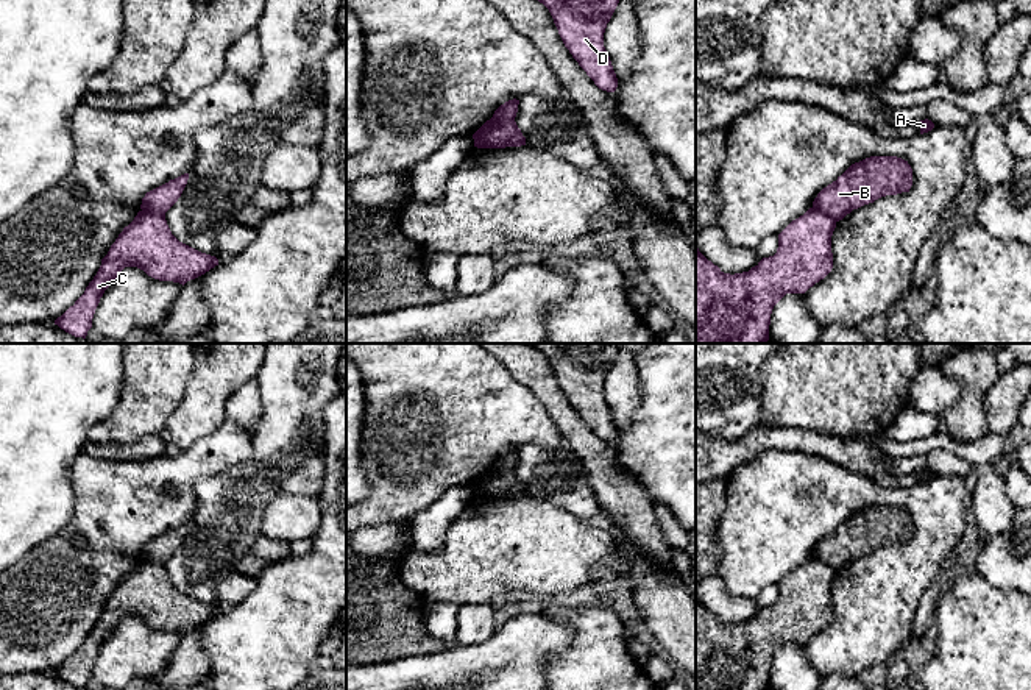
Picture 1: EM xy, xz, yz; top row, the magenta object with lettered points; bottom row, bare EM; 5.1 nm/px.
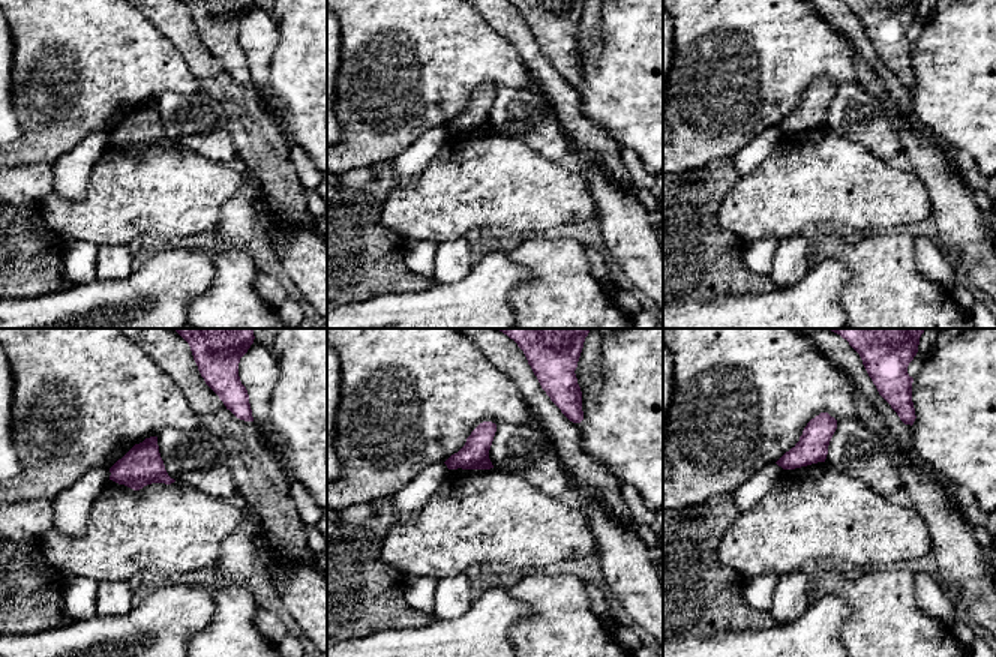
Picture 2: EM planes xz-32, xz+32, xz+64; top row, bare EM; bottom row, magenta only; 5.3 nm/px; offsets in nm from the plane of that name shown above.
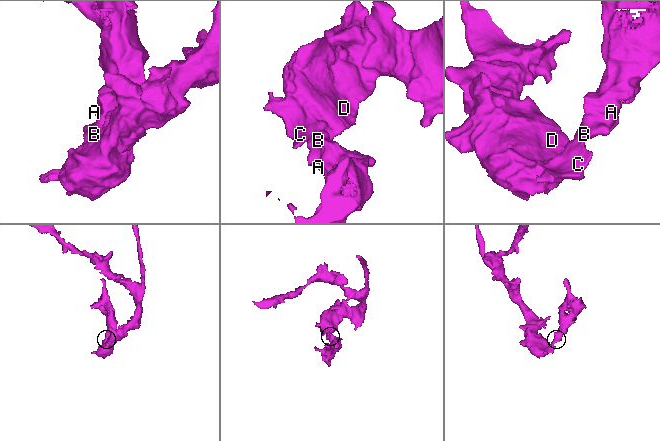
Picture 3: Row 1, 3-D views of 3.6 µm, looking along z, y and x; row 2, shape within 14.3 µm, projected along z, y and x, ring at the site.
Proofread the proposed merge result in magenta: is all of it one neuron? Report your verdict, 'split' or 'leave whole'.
split

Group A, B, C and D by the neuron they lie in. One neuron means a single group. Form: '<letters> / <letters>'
A B / C D

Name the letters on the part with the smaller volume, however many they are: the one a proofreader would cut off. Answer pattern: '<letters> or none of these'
A, B

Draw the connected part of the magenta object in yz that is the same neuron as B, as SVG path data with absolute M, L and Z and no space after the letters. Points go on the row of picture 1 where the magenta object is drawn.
M870 156L852 164L836 181L824 187L813 201L834 222L853 209L873 203L886 195L909 192L912 169L897 156Z

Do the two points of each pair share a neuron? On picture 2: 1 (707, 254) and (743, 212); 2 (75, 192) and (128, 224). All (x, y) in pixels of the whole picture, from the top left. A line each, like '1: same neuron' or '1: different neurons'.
1: different neurons
2: different neurons

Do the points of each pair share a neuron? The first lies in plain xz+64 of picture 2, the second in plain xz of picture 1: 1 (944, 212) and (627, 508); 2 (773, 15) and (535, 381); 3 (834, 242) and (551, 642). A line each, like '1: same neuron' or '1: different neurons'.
1: different neurons
2: different neurons
3: different neurons

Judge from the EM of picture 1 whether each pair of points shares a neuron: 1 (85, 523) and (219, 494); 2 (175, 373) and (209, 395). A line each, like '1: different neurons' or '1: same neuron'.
1: different neurons
2: different neurons

